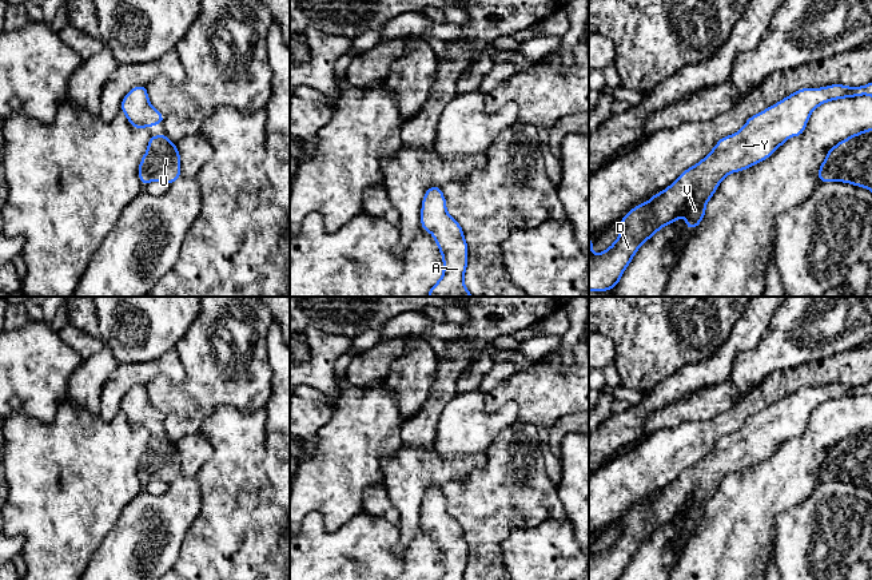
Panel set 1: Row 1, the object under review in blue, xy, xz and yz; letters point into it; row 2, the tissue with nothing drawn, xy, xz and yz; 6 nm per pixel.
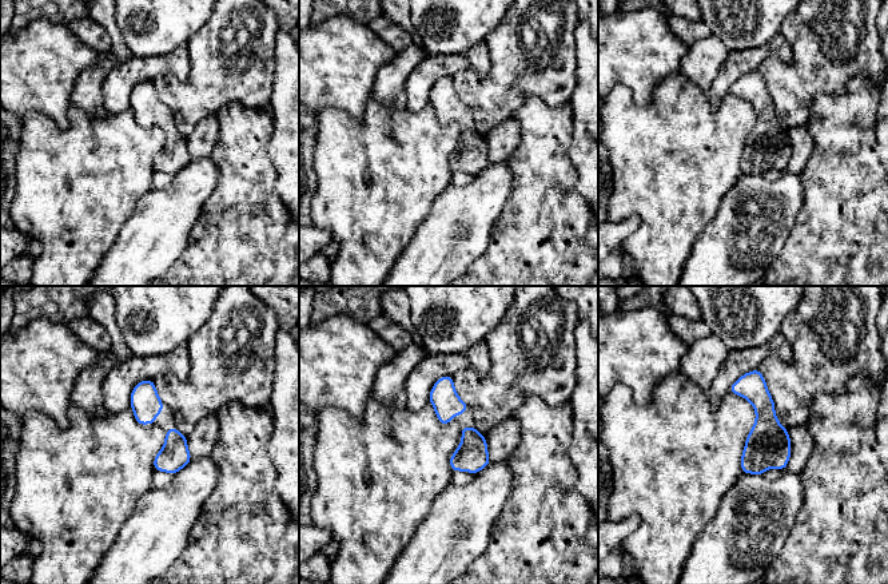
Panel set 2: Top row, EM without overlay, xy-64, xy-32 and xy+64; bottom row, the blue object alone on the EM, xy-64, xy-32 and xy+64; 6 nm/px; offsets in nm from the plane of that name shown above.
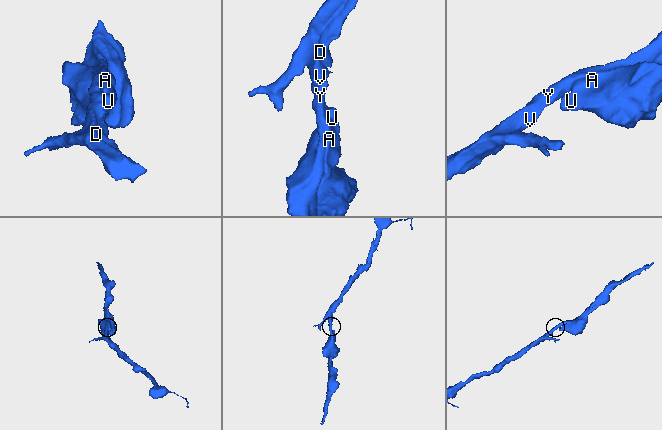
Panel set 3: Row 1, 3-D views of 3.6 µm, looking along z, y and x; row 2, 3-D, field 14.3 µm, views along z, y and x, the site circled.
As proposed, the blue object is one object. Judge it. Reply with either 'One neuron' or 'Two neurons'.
One neuron

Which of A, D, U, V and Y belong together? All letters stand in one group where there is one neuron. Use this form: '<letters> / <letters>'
A D U V Y

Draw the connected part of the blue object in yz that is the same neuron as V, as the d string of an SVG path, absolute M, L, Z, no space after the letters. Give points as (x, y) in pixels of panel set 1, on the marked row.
M872 82L863 87L801 88L750 116L738 132L720 139L700 163L685 170L666 190L632 208L621 219L620 237L608 250L593 254L594 241L589 239L589 291L614 289L638 247L661 227L684 214L686 227L697 227L721 180L769 158L789 136L800 136L815 108L860 95L872 96Z

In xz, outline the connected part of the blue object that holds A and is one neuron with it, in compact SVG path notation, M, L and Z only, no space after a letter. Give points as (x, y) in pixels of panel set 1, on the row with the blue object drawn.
M427 188L421 215L421 226L434 237L443 258L443 274L427 297L473 297L463 283L467 243L459 223L447 214L442 188Z

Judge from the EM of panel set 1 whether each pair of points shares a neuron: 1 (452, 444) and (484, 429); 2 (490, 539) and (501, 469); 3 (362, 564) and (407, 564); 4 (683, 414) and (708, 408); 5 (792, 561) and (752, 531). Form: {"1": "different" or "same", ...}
{"1": "same", "2": "same", "3": "same", "4": "same", "5": "different"}

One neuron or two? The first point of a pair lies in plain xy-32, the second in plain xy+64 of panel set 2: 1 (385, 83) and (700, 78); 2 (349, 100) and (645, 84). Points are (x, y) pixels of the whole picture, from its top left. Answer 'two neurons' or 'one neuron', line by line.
1: one neuron
2: one neuron

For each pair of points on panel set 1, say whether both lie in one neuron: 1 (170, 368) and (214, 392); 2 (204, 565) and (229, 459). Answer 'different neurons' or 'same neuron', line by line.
1: different neurons
2: same neuron

